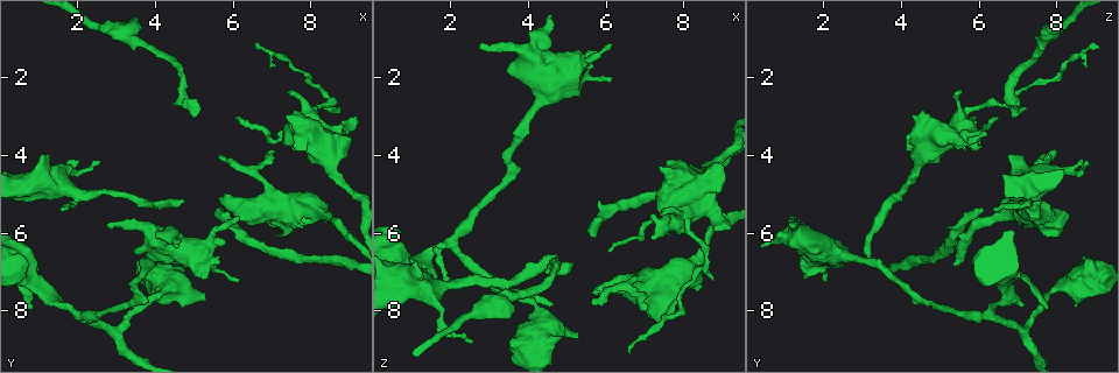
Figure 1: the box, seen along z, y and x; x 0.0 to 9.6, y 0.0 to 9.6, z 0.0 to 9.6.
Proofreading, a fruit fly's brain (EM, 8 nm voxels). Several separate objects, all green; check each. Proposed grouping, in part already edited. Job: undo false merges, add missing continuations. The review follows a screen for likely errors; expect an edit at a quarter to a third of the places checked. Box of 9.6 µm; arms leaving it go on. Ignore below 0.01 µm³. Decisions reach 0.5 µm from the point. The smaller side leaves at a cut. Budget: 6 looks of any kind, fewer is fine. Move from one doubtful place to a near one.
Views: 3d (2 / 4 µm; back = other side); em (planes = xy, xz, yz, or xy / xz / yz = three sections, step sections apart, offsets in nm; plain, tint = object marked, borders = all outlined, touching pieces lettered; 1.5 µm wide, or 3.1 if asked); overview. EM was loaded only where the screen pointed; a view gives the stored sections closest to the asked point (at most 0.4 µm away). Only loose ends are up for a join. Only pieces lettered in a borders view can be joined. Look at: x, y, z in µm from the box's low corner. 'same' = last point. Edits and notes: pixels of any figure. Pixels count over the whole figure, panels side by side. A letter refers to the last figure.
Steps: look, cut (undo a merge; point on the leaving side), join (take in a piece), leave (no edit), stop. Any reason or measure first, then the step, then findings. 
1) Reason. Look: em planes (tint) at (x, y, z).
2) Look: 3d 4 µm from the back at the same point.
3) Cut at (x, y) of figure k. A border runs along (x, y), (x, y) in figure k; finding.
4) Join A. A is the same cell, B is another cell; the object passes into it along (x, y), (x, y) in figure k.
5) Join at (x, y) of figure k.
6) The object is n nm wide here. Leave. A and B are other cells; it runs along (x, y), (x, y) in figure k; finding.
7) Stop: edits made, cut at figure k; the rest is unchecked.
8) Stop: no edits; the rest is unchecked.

Look: em planes (tint) at (6.55, 1.30, 9.15).

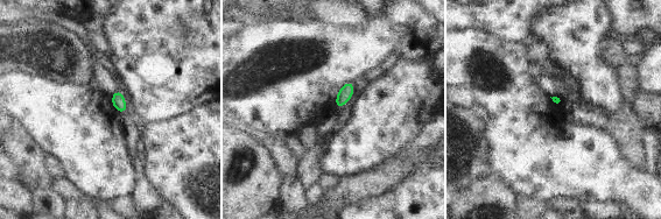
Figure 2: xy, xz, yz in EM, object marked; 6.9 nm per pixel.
Look: em planes (borders) at the same point.

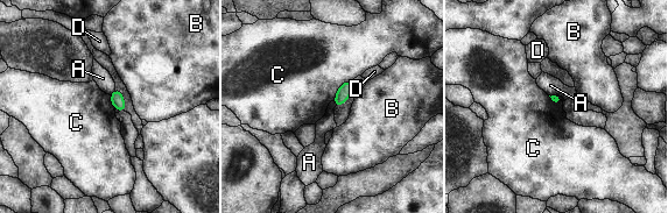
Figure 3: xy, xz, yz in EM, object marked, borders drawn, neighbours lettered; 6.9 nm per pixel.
The longest contact is with C, 190 nm. Leave. A, B, C and D are other cells; a border runs along (351, 79), (337, 90), (334, 99) in figure 3; none of them fits.

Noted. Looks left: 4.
An open end. Look: 3d 4 µm at (5.10, 3.00, 6.95).

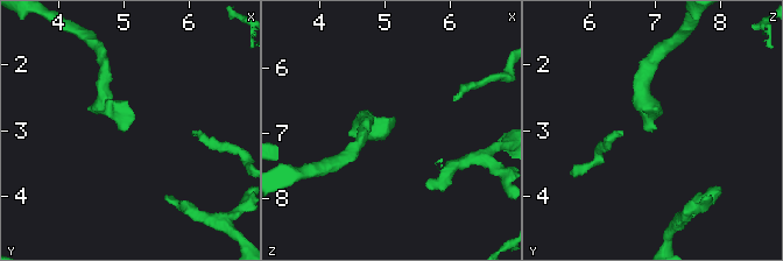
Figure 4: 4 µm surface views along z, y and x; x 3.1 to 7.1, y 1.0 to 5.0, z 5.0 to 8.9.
Now the EM. Look: em xz step 4 (tint) at (5.05, 3.00, 6.85).

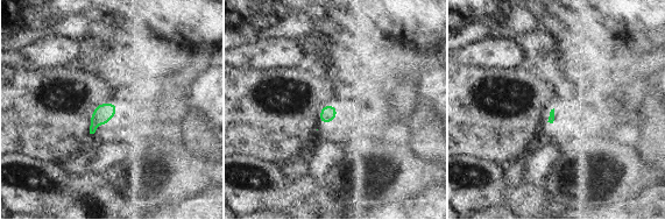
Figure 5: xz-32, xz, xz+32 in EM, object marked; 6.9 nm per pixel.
Cut it another way. Look: em planes (borders) at the same point.

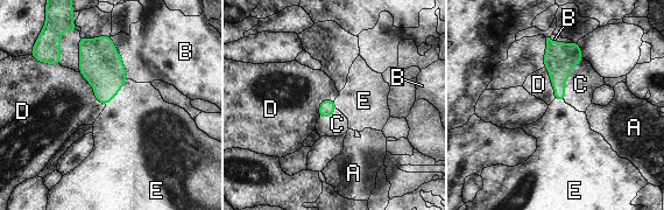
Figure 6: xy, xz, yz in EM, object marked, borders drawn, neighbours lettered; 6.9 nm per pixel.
The longest contact is with C, 320 nm. Join E. E is the same cell, A, B, C and D are other cells; the object passes into it along (100, 63), (118, 91), (138, 121) in figure 6; it goes on there.

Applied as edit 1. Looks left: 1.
Stop: edits made, join at figure 6; the rest is unchecked.

